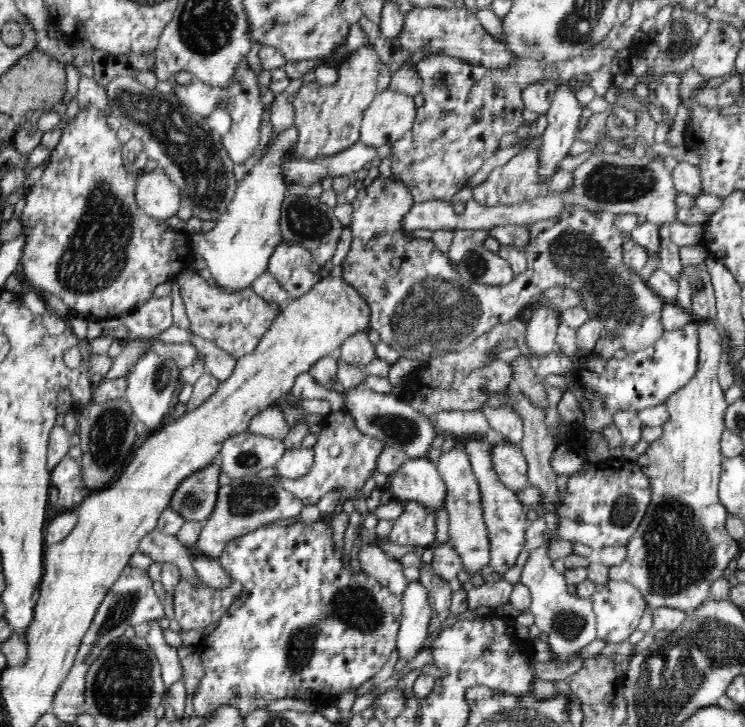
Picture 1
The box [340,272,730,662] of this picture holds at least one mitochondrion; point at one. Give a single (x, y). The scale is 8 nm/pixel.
(678, 555)

